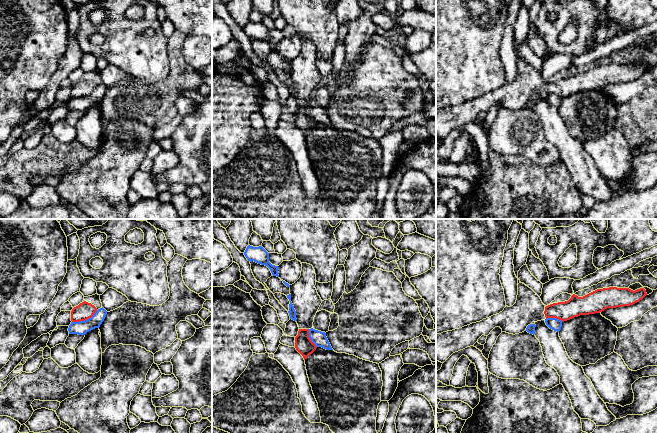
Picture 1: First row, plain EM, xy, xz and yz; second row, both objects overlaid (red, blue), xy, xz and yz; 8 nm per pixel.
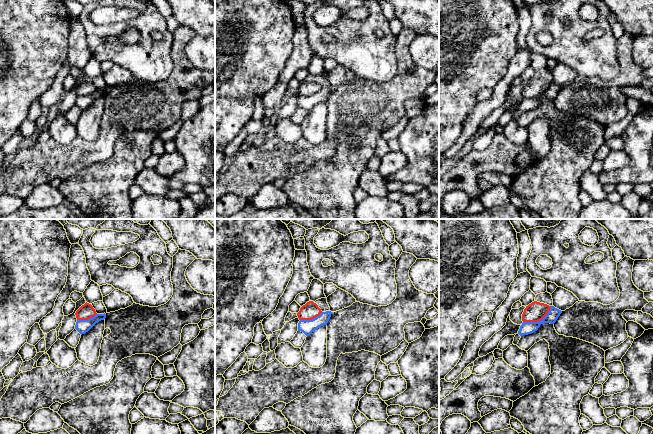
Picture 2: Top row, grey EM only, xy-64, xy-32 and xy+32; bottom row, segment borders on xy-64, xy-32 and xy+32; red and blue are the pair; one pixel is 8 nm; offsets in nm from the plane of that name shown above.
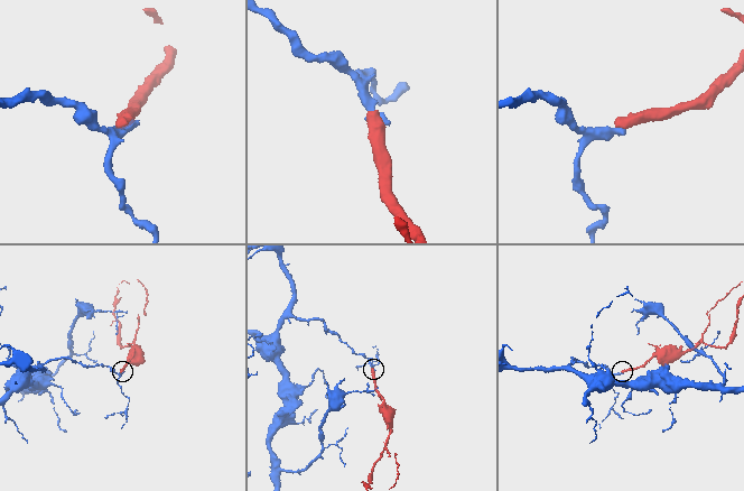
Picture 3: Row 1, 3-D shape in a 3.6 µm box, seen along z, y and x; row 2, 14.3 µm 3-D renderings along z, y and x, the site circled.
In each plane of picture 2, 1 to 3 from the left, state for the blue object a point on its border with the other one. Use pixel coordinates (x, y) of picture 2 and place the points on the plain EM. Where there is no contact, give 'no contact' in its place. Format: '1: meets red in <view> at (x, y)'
1: meets red in xy-64 at (87, 95)
2: meets red in xy-32 at (311, 95)
3: meets red in xy+32 at (538, 96)

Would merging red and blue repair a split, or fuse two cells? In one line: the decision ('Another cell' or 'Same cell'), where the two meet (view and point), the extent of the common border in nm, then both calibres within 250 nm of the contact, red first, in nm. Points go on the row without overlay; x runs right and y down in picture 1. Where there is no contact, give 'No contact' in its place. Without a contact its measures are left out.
Another cell. Touches red at xy (84, 96). Shared border 220 nm. Thickness 140 nm (red) against 110 nm

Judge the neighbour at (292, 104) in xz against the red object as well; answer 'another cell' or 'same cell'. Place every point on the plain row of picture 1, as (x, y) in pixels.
another cell

